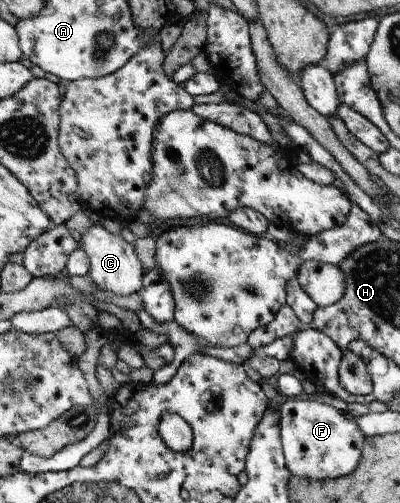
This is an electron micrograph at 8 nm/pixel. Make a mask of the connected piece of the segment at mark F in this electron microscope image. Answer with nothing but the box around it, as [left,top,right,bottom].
[280,400,364,481]

